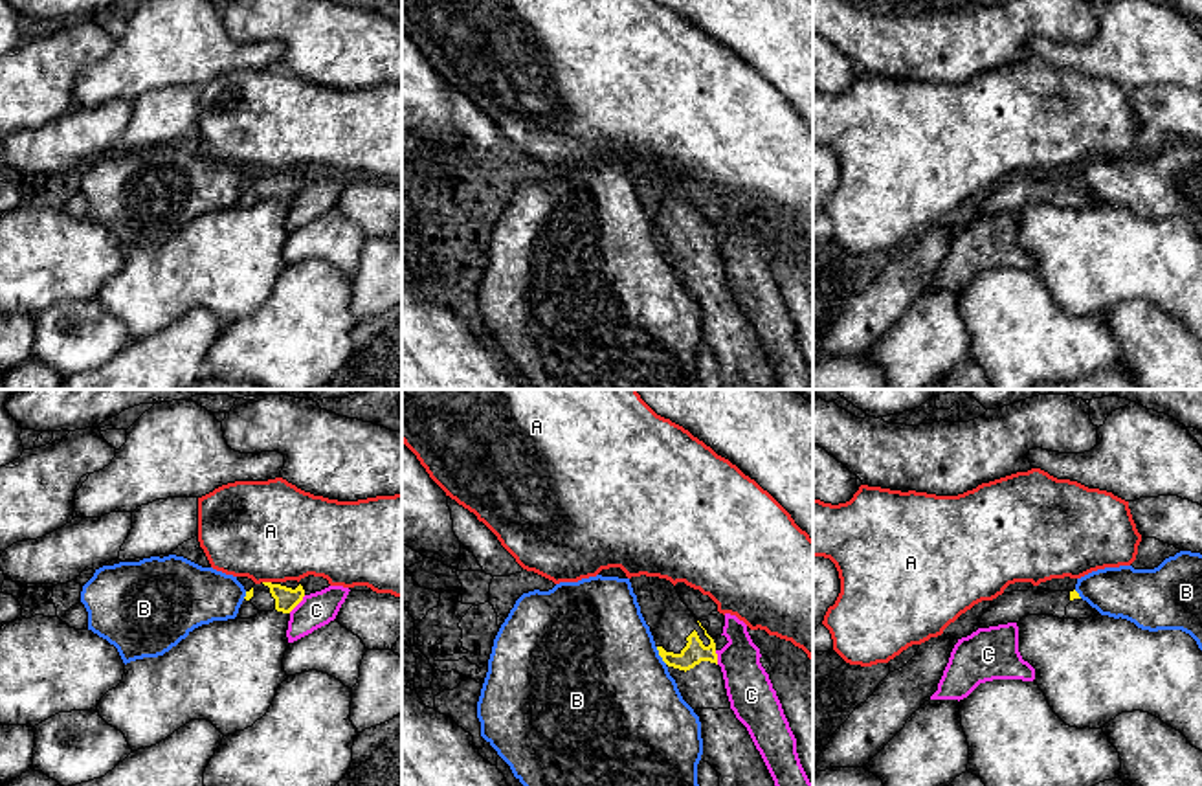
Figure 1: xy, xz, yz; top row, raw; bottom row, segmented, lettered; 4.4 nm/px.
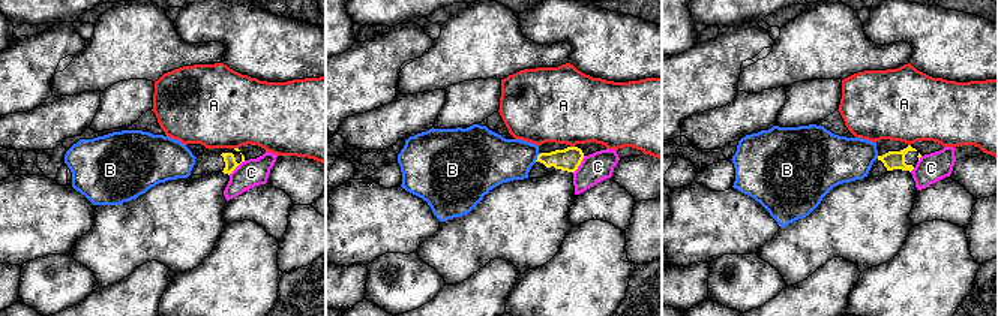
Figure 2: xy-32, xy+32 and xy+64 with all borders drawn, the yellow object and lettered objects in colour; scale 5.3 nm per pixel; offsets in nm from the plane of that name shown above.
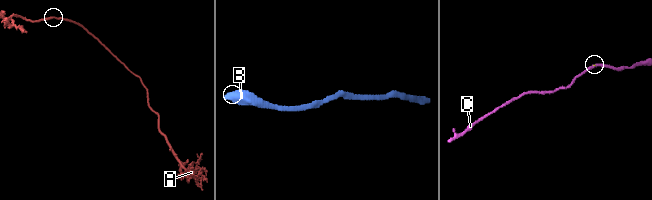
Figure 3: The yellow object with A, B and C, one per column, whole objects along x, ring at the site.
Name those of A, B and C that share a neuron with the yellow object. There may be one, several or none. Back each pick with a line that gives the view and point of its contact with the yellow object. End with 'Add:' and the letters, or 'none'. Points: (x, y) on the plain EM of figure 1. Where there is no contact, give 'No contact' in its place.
Add: none

